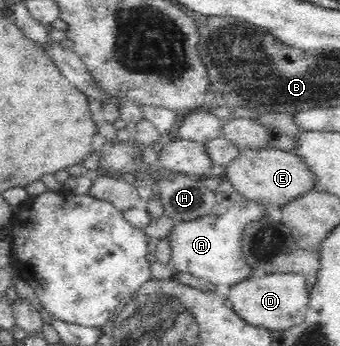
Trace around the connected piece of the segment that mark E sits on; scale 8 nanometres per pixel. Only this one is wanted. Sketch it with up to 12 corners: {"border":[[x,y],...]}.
{"border":[[242,149],[224,169],[241,195],[279,207],[315,191],[301,155]]}

